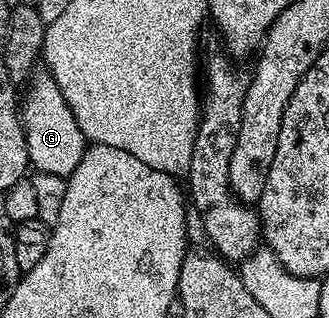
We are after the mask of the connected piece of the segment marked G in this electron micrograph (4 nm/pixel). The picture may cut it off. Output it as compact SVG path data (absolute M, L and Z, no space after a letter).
M47 73L36 74L29 83L27 97L21 105L22 125L28 145L30 164L38 171L68 177L85 154L87 142L79 131L71 109L67 107L62 92L53 77Z

